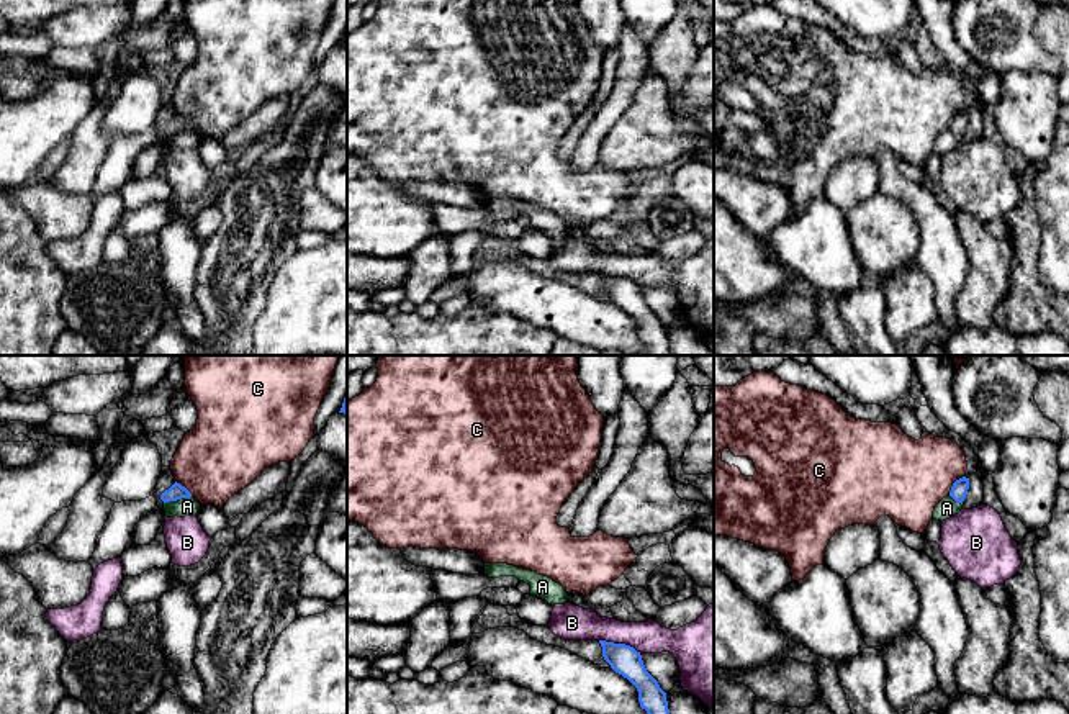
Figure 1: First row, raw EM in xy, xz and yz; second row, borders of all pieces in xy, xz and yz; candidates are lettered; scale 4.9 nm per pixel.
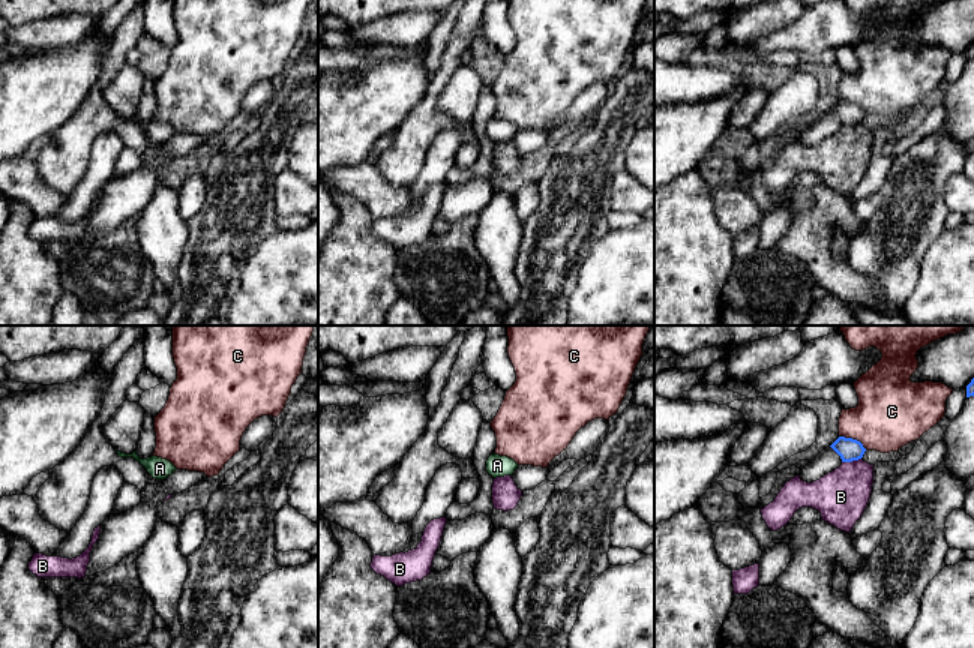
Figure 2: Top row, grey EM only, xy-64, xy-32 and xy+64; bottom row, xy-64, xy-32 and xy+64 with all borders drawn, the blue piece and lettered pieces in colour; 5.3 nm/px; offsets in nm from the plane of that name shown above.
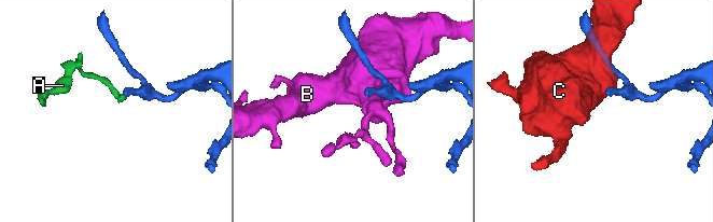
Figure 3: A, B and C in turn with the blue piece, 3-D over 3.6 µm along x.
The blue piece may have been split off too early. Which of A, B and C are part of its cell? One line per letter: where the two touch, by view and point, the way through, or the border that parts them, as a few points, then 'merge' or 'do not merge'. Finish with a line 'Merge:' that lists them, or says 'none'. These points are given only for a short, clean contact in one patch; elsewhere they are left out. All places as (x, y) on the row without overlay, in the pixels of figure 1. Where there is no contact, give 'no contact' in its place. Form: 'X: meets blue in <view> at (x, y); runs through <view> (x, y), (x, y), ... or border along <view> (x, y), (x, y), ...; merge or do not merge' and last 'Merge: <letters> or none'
A: meets blue in xy at (177, 131); border along xy (190, 130), (164, 136); do not merge
B: meets blue in xz at (619, 277); do not merge
C: meets blue in yz at (953, 117); border along yz (965, 108), (953, 117), (948, 128); do not merge
Merge: none

